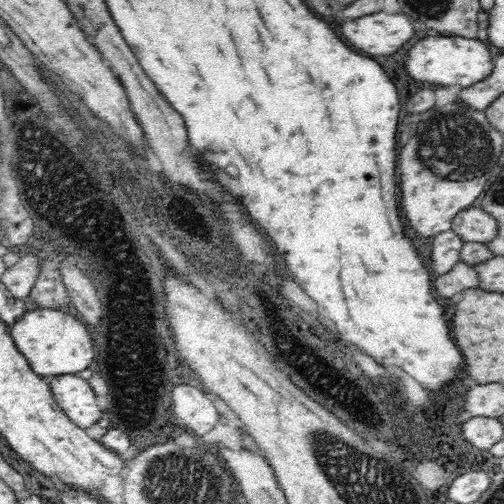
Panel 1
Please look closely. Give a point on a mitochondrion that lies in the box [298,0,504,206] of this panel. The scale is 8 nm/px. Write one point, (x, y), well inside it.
(454, 141)

